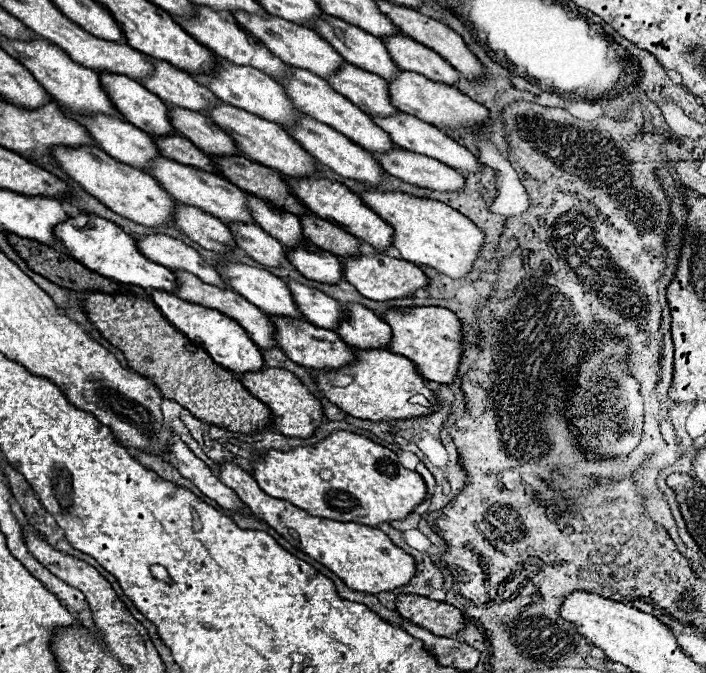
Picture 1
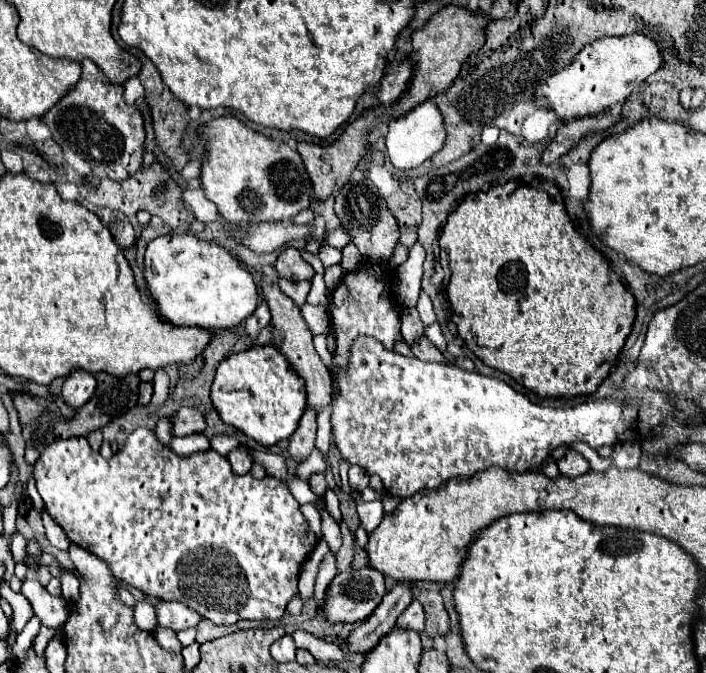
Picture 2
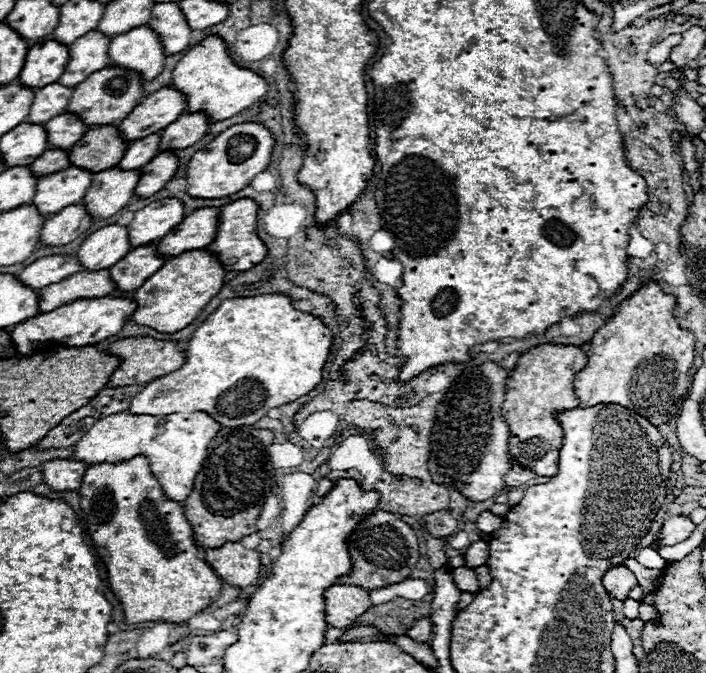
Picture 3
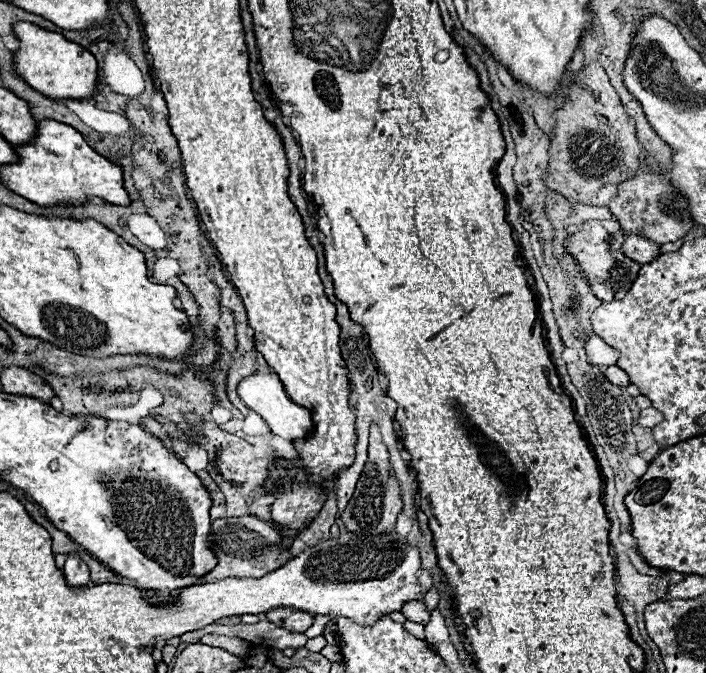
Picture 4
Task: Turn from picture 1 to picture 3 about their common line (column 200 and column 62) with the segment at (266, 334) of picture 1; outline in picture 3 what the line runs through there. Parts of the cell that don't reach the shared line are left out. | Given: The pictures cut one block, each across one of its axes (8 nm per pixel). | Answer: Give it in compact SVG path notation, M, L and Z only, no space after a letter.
M78 272L74 276L68 276L66 280L46 286L42 288L38 294L38 312L52 312L58 306L70 304L76 298L100 298L100 296L108 296L114 292L114 282L106 272Z

